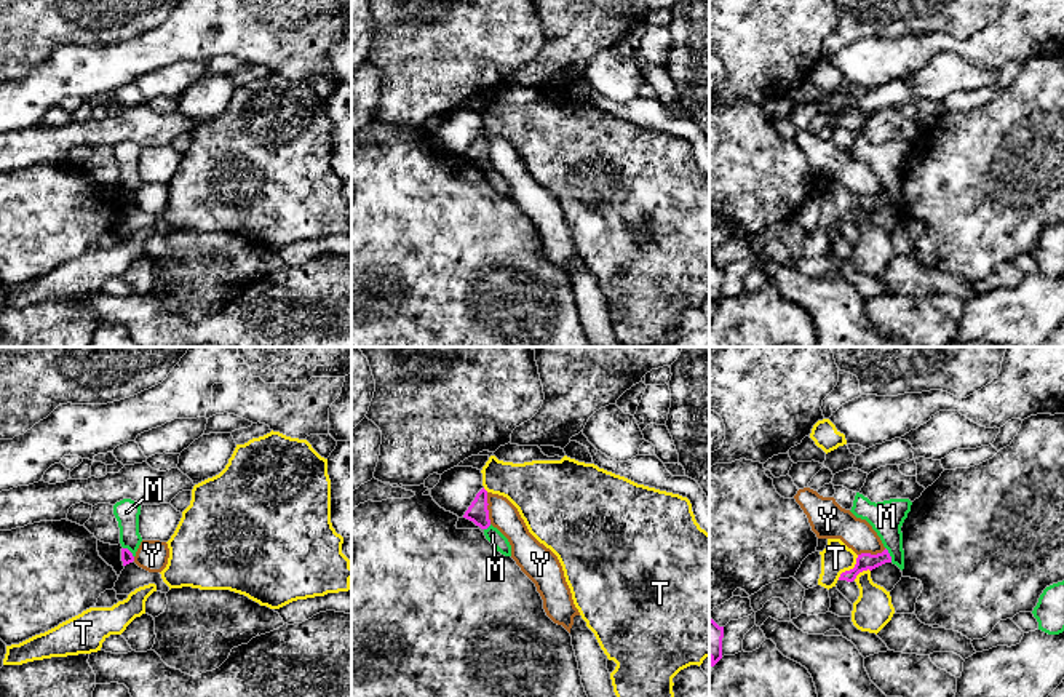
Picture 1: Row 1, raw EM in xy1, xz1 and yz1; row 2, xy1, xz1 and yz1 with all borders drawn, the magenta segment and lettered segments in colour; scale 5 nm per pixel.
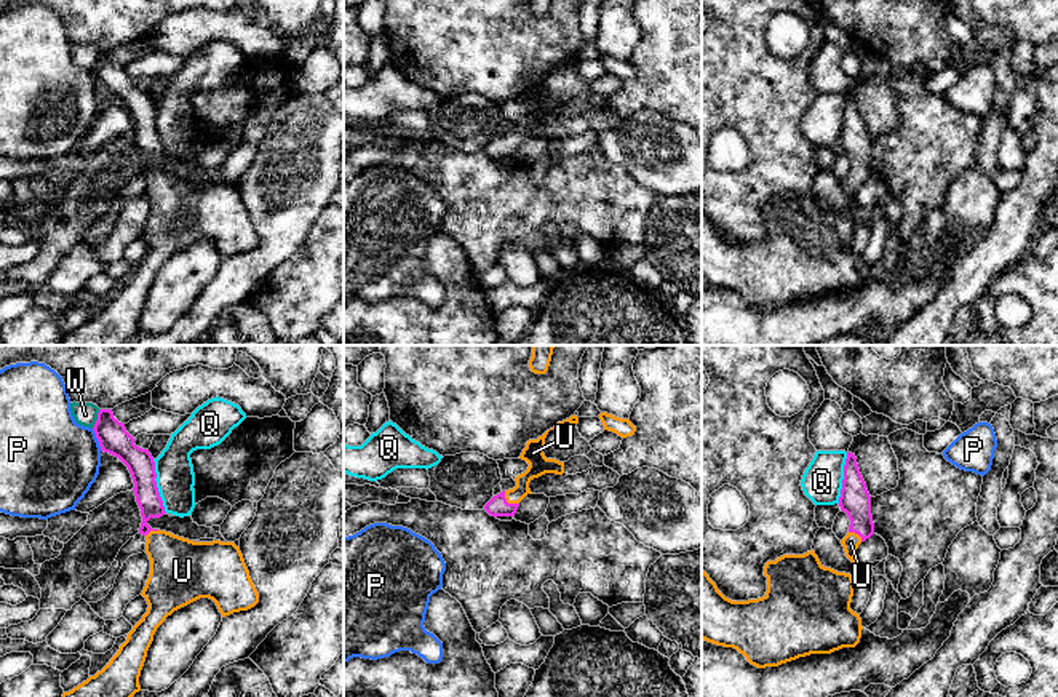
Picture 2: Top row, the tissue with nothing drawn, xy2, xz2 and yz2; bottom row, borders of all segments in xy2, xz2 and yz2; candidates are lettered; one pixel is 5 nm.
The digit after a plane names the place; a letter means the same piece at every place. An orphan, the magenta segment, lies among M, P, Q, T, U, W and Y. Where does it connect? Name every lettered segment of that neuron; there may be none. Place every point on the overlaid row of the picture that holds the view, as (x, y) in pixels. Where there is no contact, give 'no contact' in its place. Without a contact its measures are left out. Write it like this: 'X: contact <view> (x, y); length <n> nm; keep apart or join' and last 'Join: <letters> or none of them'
M: contact yz1 (889, 555); length 90 nm; keep apart
P: contact xy2 (98, 440); length 120 nm; keep apart
Q: contact xy2 (155, 486); length 280 nm; keep apart
T: contact yz1 (850, 569); length 170 nm; keep apart
U: contact xz2 (507, 502); length 100 nm; join
W: contact xy2 (98, 419); length 100 nm; keep apart
Y: contact xz1 (486, 509); length 160 nm; keep apart
Join: U

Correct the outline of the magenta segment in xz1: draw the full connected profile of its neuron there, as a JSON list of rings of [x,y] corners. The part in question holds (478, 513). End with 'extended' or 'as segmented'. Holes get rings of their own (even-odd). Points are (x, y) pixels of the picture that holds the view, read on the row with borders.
[[[482,488],[465,512],[463,518],[473,521],[481,529],[487,529],[490,526],[487,505],[487,491]]]; as segmented

